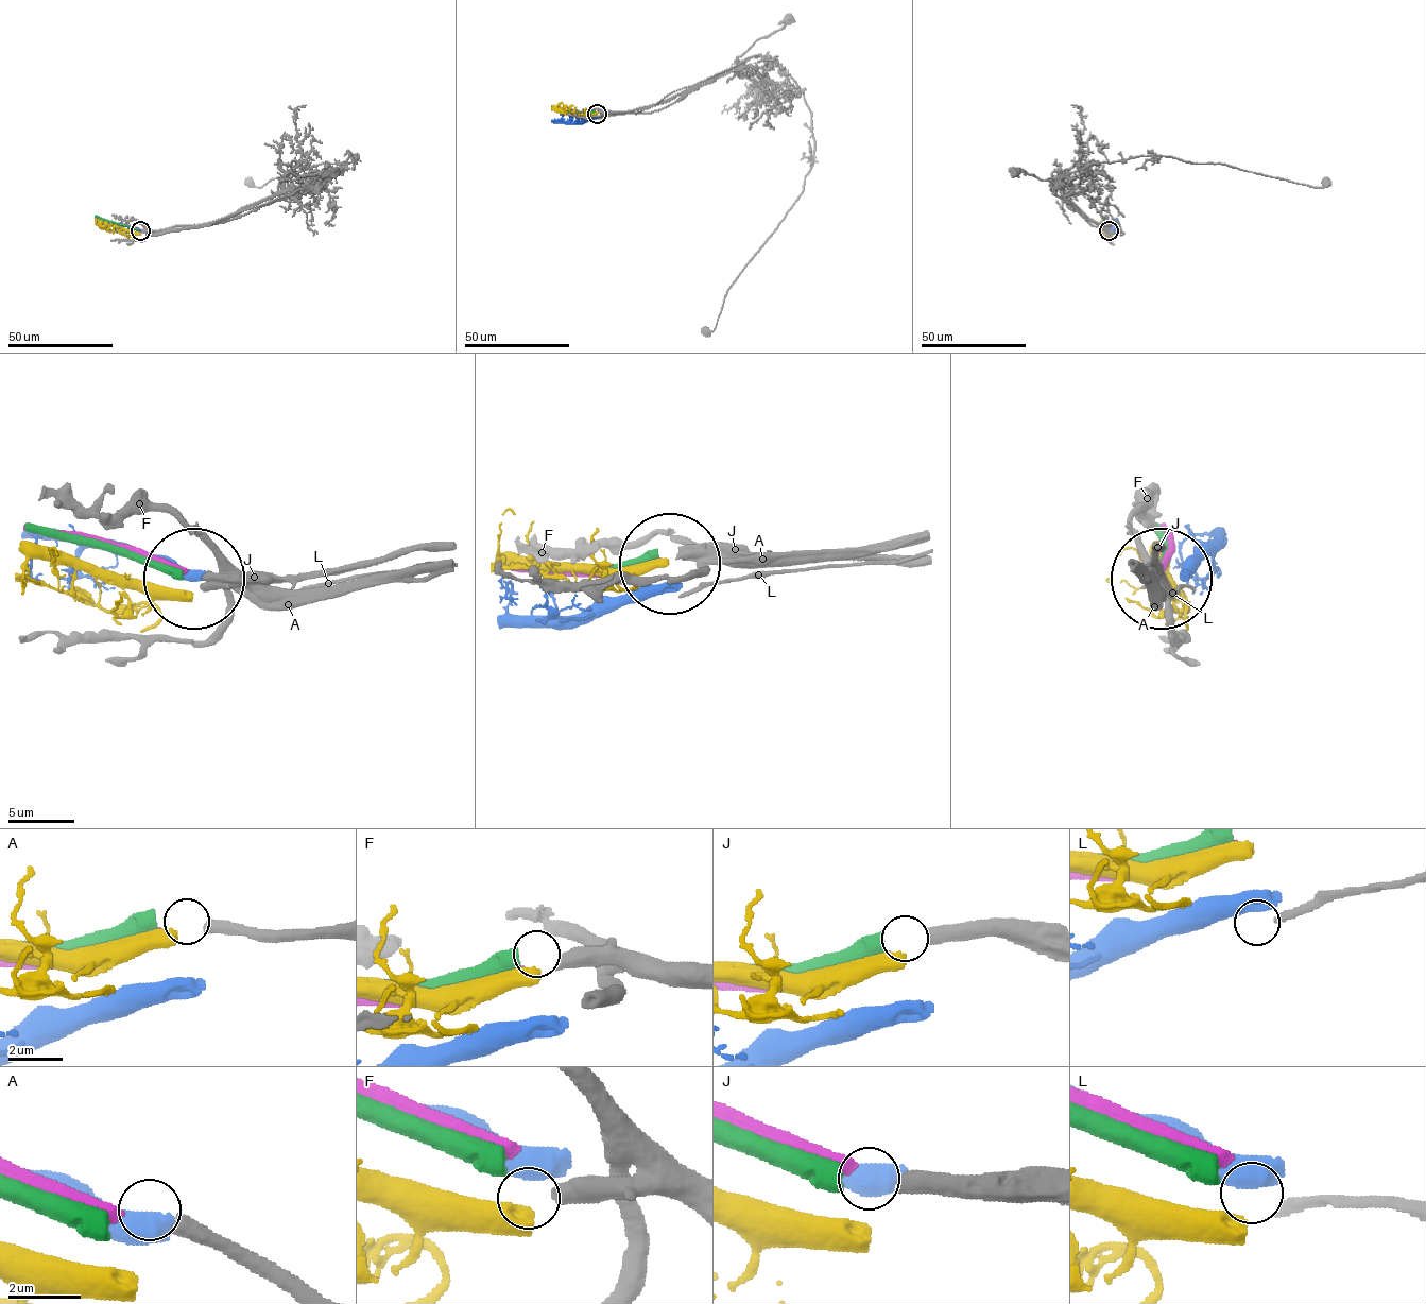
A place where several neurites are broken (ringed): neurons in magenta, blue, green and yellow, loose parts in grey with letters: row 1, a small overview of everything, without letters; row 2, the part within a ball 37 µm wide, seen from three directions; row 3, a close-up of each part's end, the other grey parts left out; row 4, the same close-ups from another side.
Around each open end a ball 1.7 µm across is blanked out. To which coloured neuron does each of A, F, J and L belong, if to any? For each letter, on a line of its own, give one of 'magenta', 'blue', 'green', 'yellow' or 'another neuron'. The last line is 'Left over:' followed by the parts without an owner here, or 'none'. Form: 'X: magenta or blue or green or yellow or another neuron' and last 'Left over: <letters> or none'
A: magenta
F: another neuron
J: green
L: another neuron
Left over: F, L

